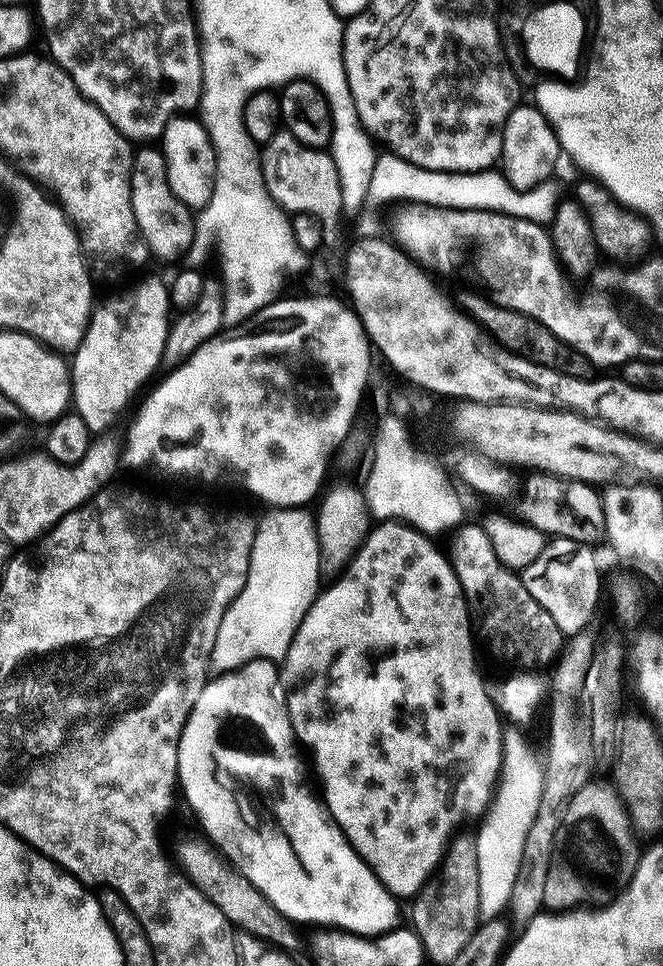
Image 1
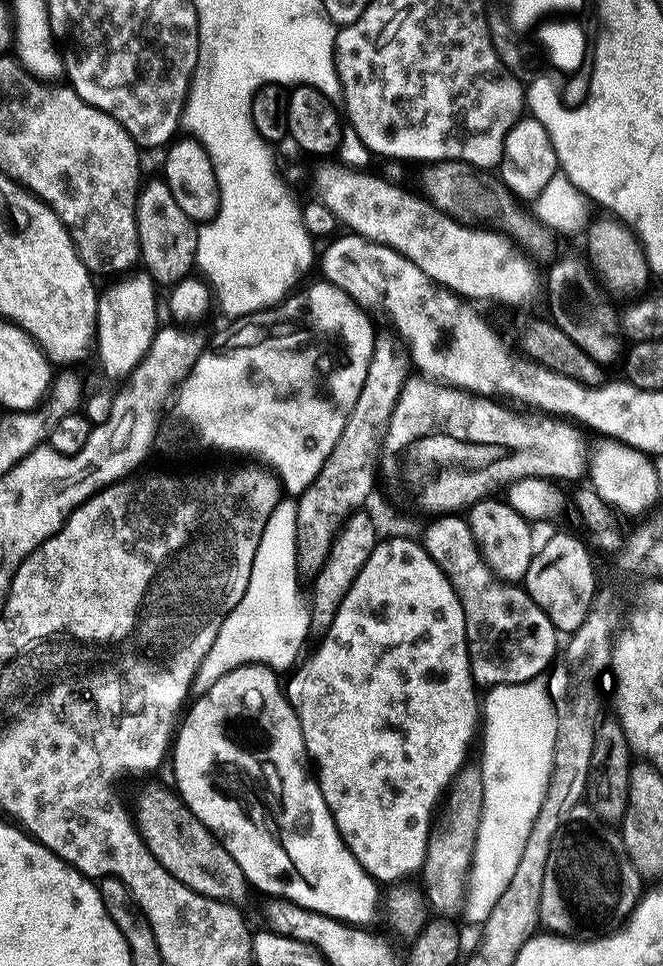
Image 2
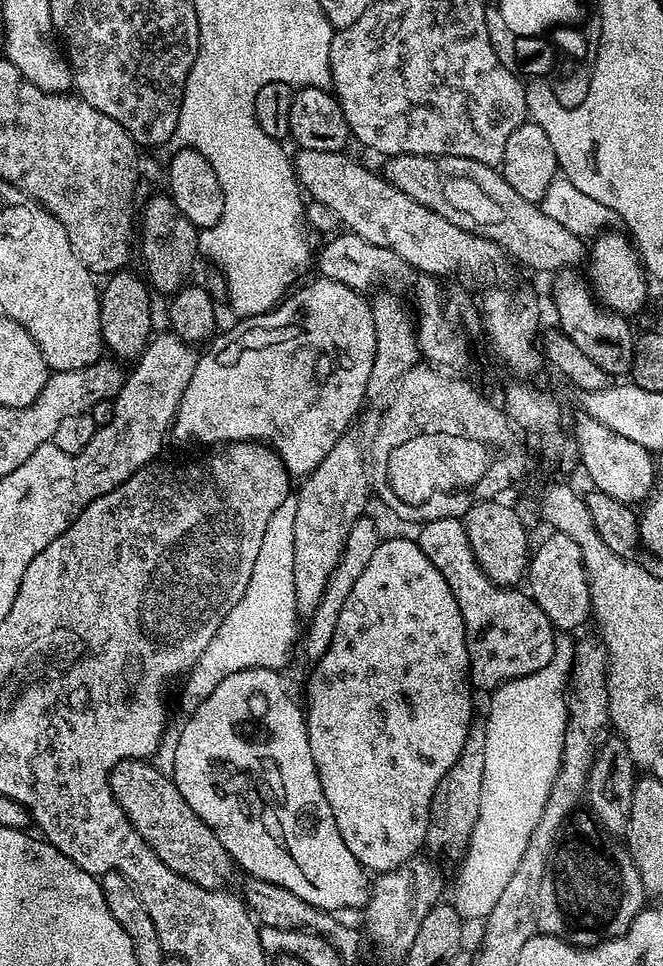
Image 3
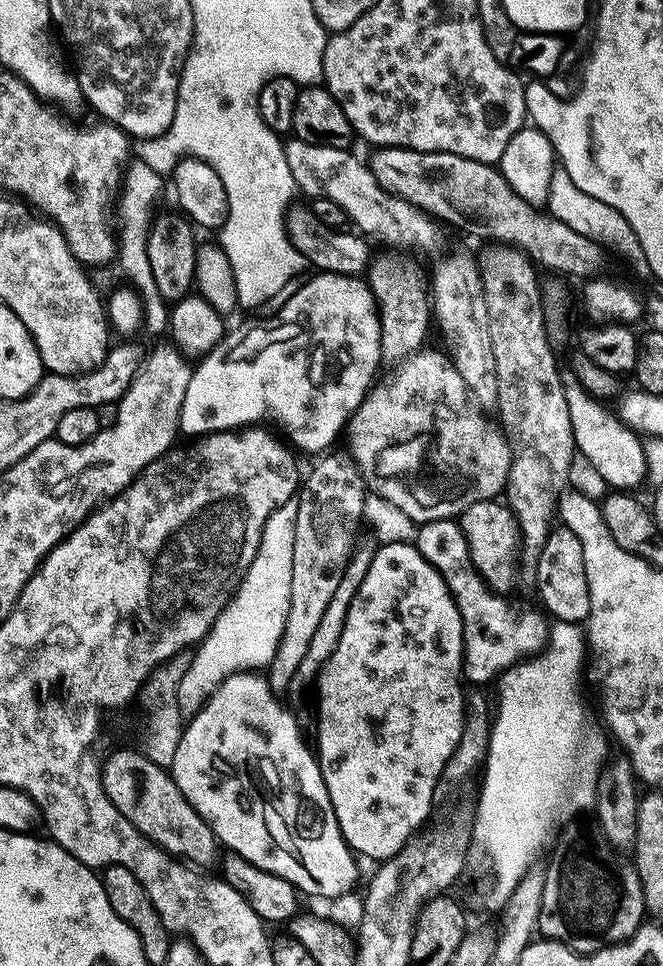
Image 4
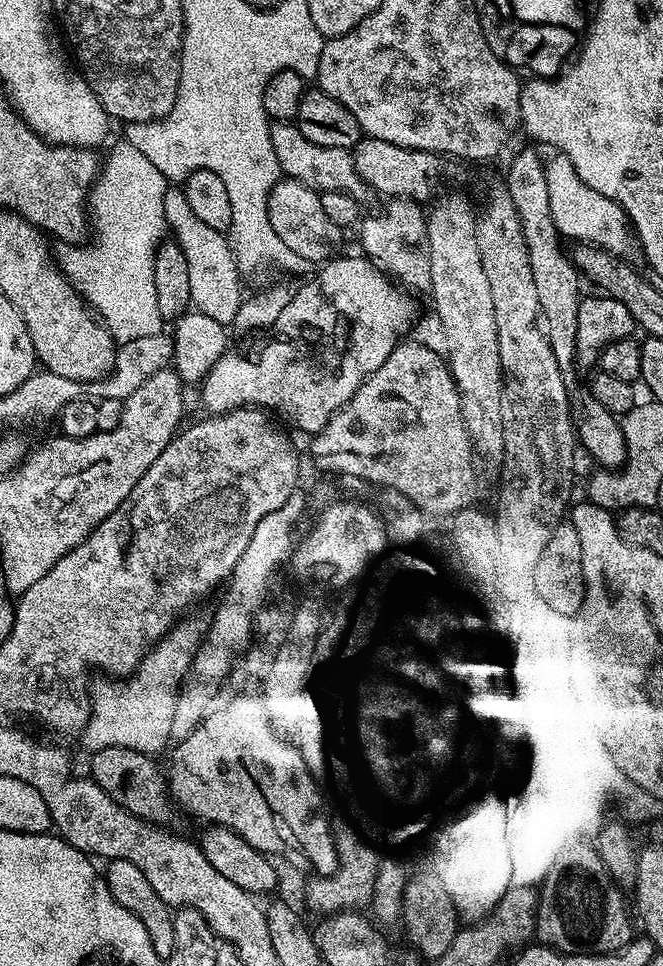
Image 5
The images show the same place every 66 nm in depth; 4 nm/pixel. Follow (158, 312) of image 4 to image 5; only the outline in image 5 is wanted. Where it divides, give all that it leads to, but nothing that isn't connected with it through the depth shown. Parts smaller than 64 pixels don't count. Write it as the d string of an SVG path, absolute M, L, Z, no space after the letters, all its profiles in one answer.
M119 142L103 157L100 172L88 191L87 209L90 217L90 242L79 246L60 246L54 252L54 259L73 290L93 313L102 321L112 339L125 344L134 338L146 338L146 334L162 331L158 314L158 294L154 294L154 262L156 248L165 239L166 225L163 214L163 196L167 194L170 181L150 163L150 158L135 146Z

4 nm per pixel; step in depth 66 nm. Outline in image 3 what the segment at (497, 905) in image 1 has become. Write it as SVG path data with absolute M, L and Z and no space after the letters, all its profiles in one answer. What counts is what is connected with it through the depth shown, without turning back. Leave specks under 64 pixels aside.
M555 641L553 658L528 675L507 679L491 693L492 705L488 708L488 733L482 736L486 754L484 781L480 783L480 813L472 835L463 853L464 865L456 880L456 912L465 921L483 921L494 910L494 902L506 890L506 884L526 854L526 846L548 801L556 776L560 773L560 755L564 753L564 733L568 731L568 705L566 685L572 671L573 641Z

